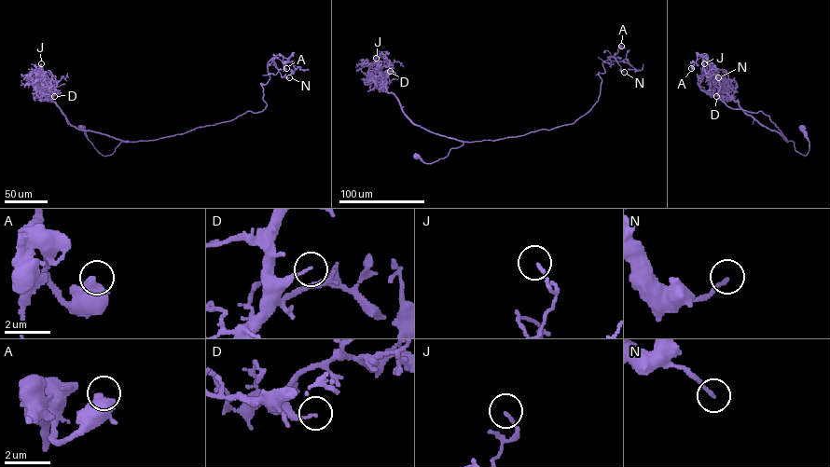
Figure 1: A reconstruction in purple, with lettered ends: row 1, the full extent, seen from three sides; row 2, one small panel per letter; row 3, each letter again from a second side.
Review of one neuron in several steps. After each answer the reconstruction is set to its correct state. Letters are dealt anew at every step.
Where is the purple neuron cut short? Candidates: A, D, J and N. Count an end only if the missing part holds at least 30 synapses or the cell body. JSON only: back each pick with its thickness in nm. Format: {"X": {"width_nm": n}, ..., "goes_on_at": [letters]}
{"goes_on_at": []}

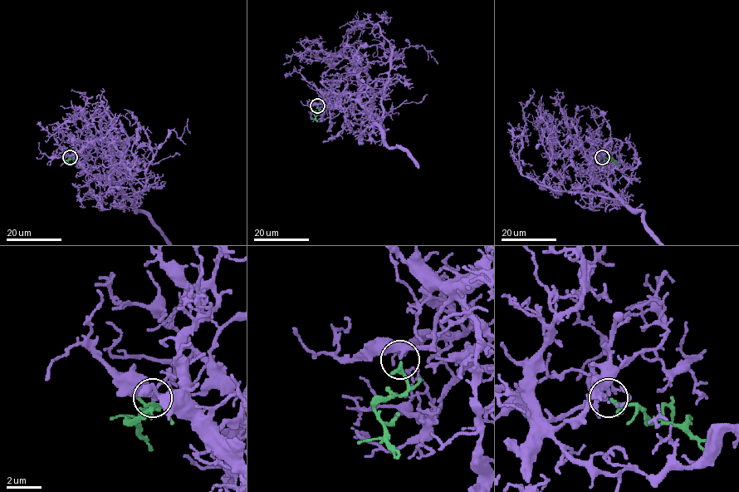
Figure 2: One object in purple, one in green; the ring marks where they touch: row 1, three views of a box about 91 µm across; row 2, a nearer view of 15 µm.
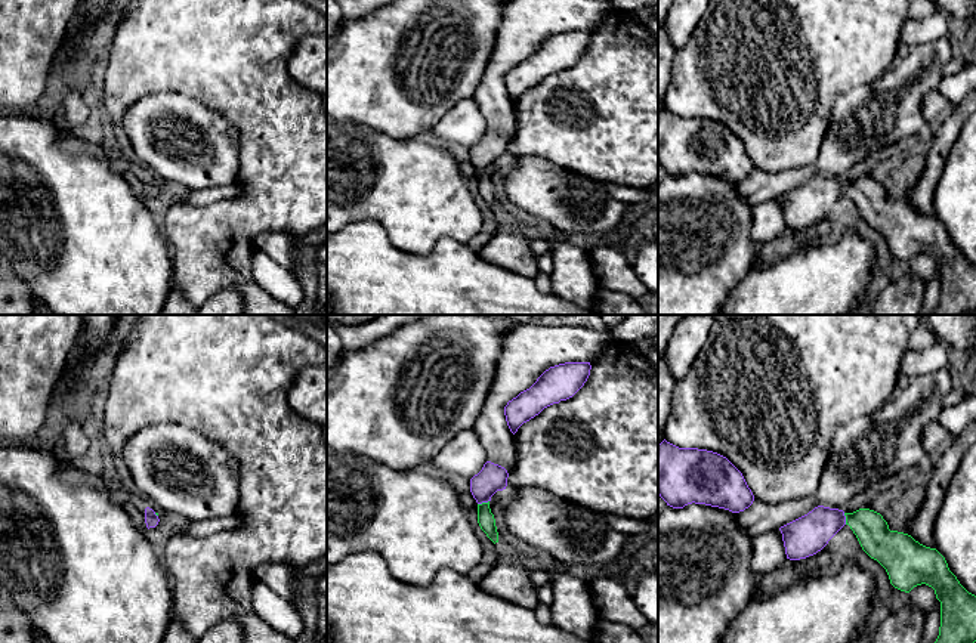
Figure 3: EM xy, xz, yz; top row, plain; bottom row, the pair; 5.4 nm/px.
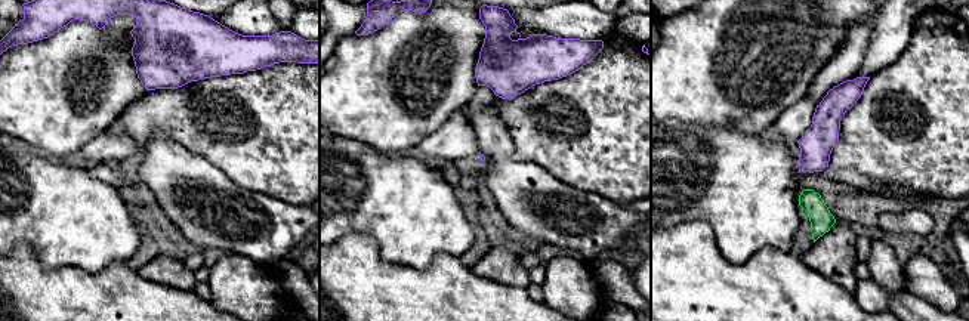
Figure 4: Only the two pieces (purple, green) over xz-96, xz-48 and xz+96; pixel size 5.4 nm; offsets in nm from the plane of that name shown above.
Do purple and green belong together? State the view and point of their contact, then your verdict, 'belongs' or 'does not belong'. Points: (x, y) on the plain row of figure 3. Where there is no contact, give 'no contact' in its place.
meets purple in xz at (482, 170); belongs

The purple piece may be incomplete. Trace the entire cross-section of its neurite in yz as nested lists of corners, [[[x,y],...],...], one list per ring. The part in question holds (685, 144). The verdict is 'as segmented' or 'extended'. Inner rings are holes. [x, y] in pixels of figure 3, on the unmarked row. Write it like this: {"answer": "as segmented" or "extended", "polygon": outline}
{"answer": "as segmented", "polygon": [[[665,108],[658,114],[658,164],[673,177],[705,173],[739,182],[748,177],[754,164],[742,142],[723,124],[698,117],[679,117]]]}

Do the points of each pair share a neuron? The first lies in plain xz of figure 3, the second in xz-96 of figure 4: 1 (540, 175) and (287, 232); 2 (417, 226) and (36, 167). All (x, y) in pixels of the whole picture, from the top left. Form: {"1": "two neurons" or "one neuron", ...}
{"1": "one neuron", "2": "one neuron"}

